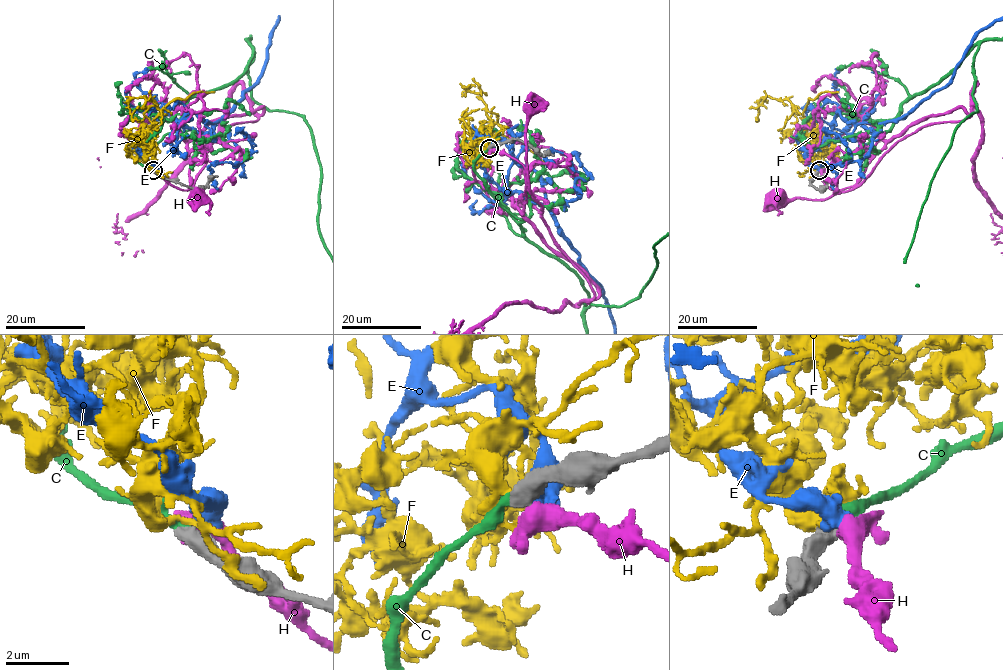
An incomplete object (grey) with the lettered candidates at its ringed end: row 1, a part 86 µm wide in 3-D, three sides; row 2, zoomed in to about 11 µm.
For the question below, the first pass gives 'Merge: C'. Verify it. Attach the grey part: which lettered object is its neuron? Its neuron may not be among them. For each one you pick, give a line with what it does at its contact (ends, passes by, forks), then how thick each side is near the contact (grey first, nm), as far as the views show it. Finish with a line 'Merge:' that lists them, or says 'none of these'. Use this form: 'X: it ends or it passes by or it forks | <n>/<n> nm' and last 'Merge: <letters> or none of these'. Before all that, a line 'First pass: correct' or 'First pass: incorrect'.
First pass: correct
C: it passes by | 600/190 nm
Merge: C

